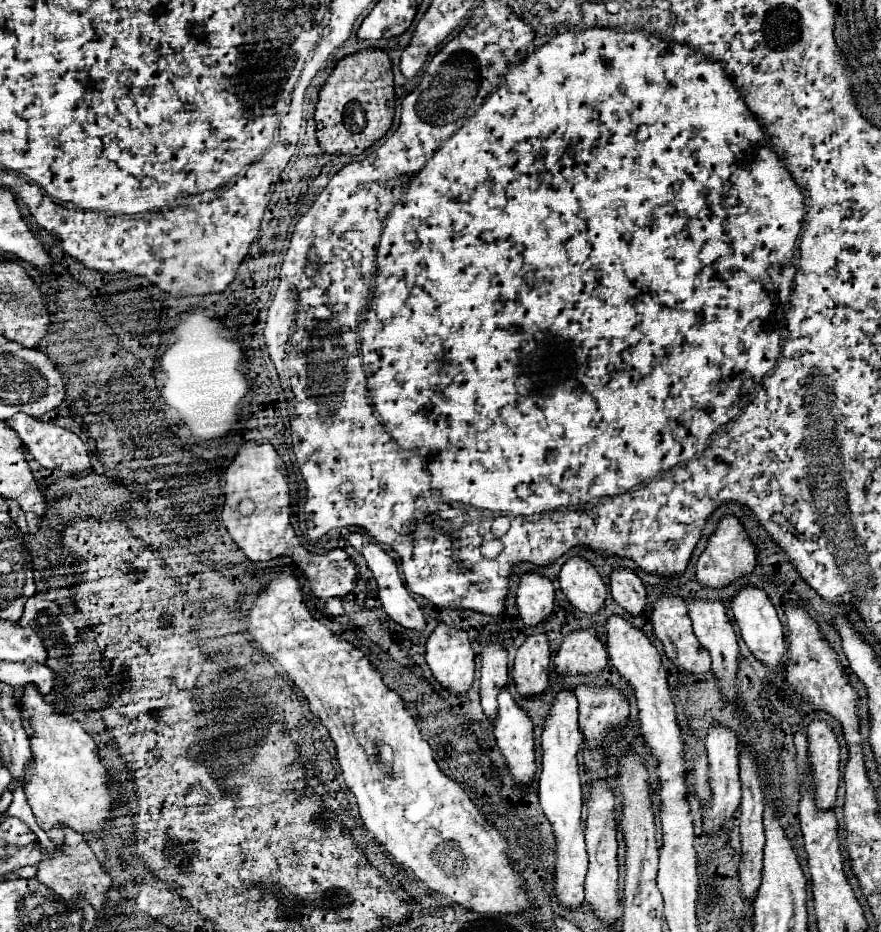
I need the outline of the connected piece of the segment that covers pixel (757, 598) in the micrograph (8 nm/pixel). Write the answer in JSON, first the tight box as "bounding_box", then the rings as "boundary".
{"bounding_box":[732,586,786,674],"boundary":[[[746,586],[734,600],[732,600],[732,612],[736,618],[736,624],[740,626],[742,638],[748,646],[748,650],[752,652],[752,656],[756,656],[756,660],[760,660],[764,666],[770,668],[770,672],[780,674],[786,666],[784,662],[784,652],[786,652],[786,640],[784,640],[784,628],[782,622],[772,606],[772,602],[768,600],[766,592],[760,588],[752,588]]]}

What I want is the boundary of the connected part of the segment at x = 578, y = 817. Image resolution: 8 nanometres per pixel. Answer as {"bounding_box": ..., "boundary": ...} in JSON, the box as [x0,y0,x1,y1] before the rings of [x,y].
{"bounding_box":[538,692,588,910],"boundary":[[[558,692],[556,704],[542,732],[542,774],[538,780],[540,806],[552,824],[556,840],[554,862],[554,892],[558,904],[568,910],[578,910],[584,902],[584,876],[588,872],[588,854],[584,846],[582,826],[582,788],[578,776],[578,750],[584,744],[582,730],[578,726],[578,700],[574,692]]]}

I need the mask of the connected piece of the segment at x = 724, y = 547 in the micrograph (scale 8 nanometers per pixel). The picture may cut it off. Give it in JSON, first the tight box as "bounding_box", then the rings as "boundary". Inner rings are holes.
{"bounding_box":[696,516,756,588],"boundary":[[[726,516],[720,520],[718,530],[708,540],[706,550],[698,558],[696,564],[696,580],[706,588],[726,588],[734,580],[750,574],[756,566],[756,552],[752,542],[746,536],[746,530],[742,528],[740,520],[736,516]]]}

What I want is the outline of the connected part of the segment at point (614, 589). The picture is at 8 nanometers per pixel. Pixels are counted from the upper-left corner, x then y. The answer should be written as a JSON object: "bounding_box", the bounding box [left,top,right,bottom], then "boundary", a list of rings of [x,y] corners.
{"bounding_box":[610,570,646,616],"boundary":[[[614,570],[610,576],[610,592],[618,606],[622,606],[630,616],[644,616],[646,588],[632,570]]]}

